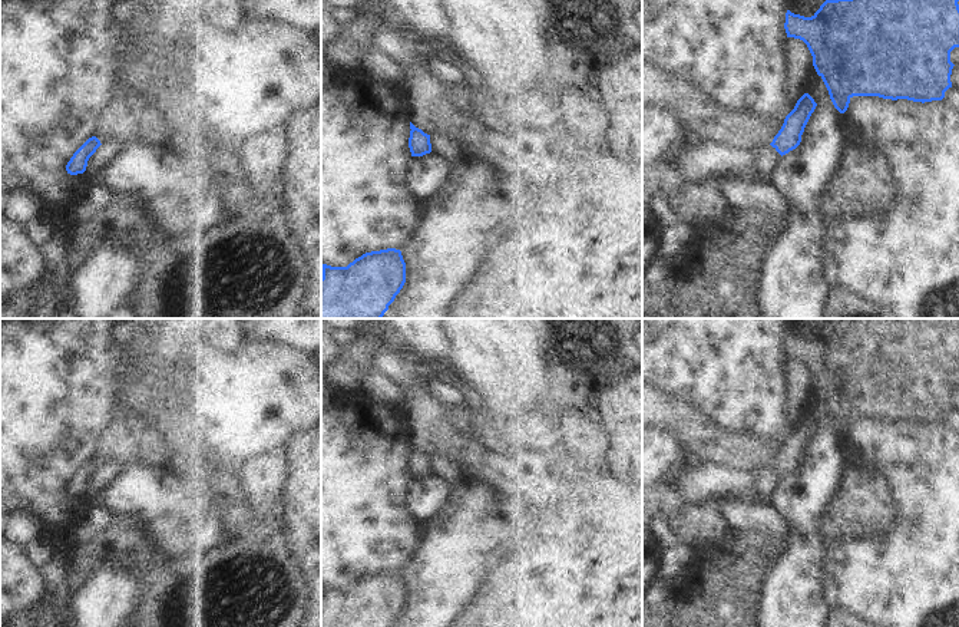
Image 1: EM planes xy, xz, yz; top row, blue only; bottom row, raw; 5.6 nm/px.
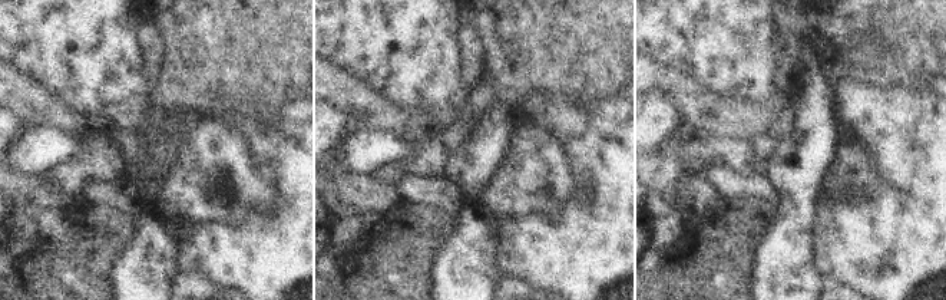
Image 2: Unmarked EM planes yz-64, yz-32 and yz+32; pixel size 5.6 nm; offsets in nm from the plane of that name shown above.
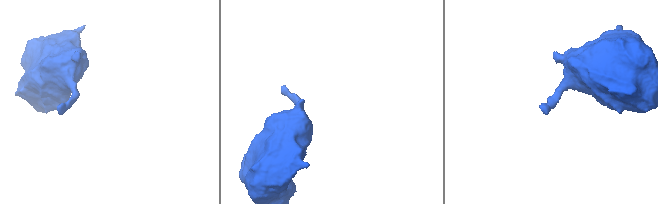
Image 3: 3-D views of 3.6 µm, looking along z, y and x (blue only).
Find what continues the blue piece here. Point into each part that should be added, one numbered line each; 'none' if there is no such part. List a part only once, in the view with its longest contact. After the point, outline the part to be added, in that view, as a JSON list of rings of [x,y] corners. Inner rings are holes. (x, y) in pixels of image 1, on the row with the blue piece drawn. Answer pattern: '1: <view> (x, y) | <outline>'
none

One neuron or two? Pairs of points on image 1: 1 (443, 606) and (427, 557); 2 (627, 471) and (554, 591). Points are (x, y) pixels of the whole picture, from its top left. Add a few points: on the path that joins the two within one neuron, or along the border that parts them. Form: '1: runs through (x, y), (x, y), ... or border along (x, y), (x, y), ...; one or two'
1: runs through (439, 594), (439, 568); one
2: border along (605, 458), (607, 467), (627, 482); two

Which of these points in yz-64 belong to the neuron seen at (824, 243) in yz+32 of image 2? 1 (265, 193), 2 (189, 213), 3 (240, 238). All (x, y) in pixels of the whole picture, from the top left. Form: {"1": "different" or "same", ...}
{"1": "different", "2": "different", "3": "same"}

